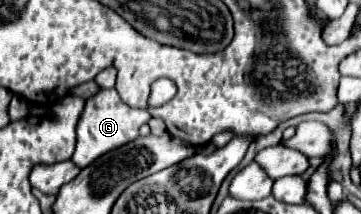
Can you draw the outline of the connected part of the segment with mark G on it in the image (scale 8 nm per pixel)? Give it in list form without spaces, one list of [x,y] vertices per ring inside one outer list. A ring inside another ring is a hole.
[[[100,90],[94,98],[86,100],[84,112],[78,120],[76,126],[76,150],[72,154],[72,162],[78,164],[80,168],[86,168],[88,164],[92,164],[96,158],[100,158],[102,154],[124,146],[126,142],[134,140],[138,136],[138,128],[142,124],[146,124],[150,120],[150,112],[148,110],[138,110],[132,108],[128,104],[124,104],[118,96],[118,92],[112,90]]]

